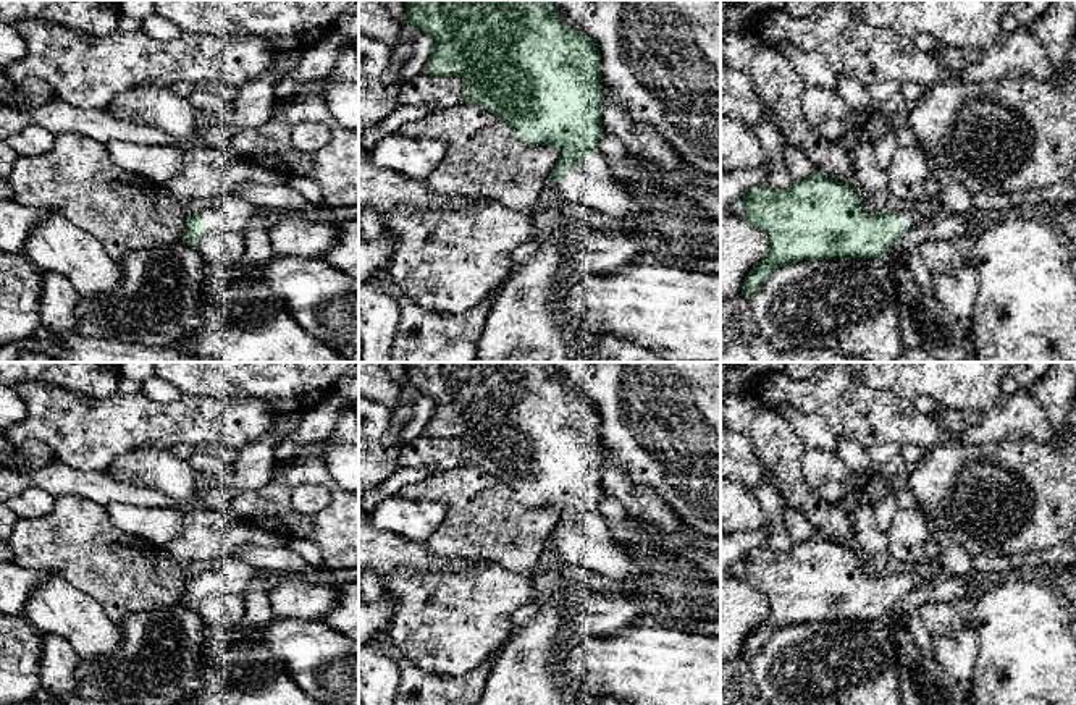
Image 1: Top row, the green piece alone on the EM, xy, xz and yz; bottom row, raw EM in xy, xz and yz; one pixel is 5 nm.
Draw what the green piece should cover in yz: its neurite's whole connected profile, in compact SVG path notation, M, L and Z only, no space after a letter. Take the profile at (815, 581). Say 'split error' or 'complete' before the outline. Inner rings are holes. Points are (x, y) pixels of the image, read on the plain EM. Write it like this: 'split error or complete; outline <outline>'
split error; outline M819 534L787 551L753 548L737 568L766 595L766 619L746 637L742 656L756 655L775 629L819 621L879 621L914 589L916 574L868 576L856 548Z

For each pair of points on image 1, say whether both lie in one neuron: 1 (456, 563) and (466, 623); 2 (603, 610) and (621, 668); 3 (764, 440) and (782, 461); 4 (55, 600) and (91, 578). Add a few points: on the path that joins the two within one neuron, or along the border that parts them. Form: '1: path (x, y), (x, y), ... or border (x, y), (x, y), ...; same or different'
1: border (477, 560), (466, 571), (419, 573); different
2: border (647, 621), (613, 634), (584, 636); different
3: path (769, 445), (781, 456); same
4: border (49, 569), (58, 571), (105, 610); different

